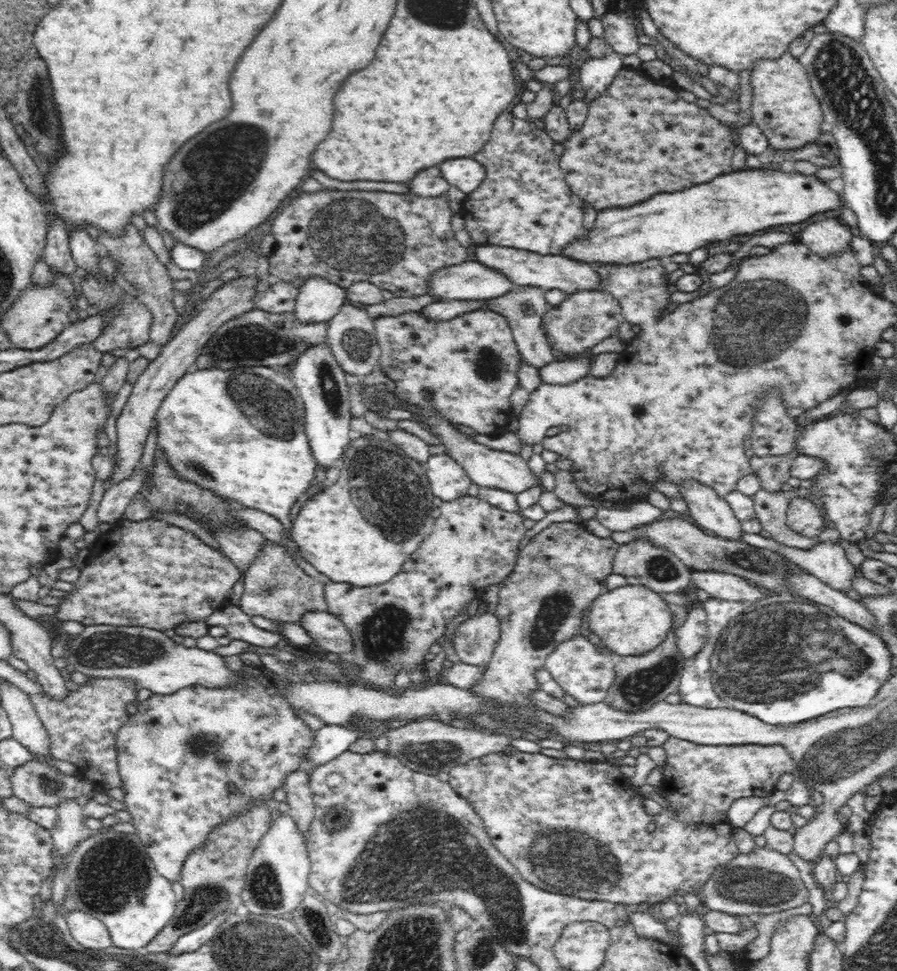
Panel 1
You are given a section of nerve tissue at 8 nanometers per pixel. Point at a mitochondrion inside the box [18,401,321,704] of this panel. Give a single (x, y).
(111, 649)

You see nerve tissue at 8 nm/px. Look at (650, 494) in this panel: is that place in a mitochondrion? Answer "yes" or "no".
no

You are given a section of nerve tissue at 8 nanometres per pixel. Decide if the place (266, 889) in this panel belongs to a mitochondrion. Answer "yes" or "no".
yes

